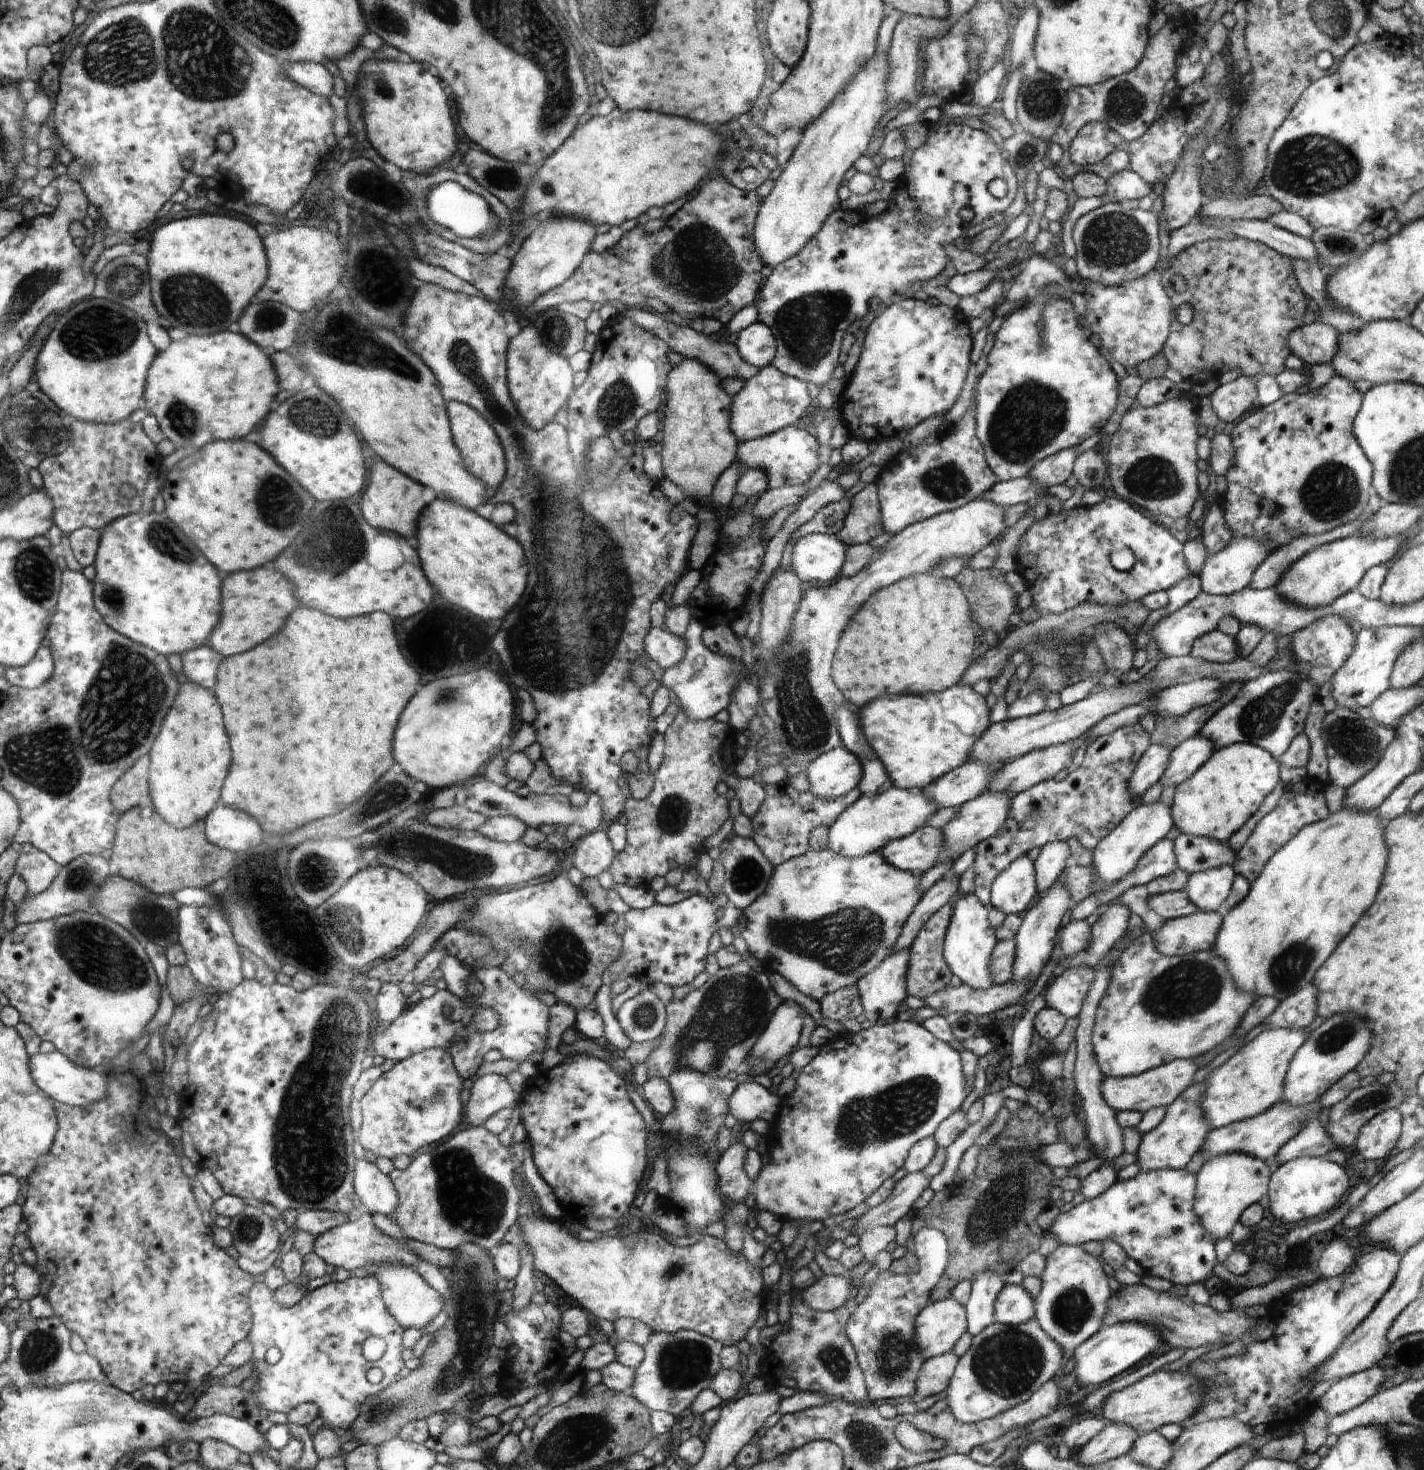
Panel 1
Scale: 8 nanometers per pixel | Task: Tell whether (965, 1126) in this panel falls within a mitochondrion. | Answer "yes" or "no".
no

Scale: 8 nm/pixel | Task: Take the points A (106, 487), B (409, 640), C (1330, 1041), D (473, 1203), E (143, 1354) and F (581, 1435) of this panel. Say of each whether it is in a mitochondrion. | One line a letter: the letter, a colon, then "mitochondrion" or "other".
A: other
B: mitochondrion
C: mitochondrion
D: mitochondrion
E: other
F: mitochondrion

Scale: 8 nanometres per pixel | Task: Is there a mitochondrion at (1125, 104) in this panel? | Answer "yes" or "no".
yes

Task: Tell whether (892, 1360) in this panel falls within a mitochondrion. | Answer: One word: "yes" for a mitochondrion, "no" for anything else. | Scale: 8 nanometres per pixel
yes

